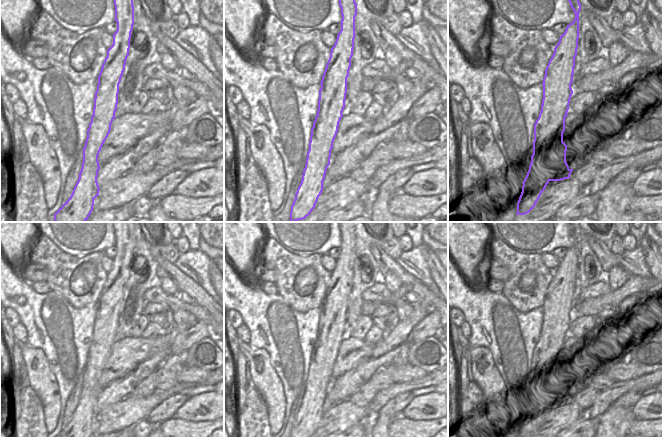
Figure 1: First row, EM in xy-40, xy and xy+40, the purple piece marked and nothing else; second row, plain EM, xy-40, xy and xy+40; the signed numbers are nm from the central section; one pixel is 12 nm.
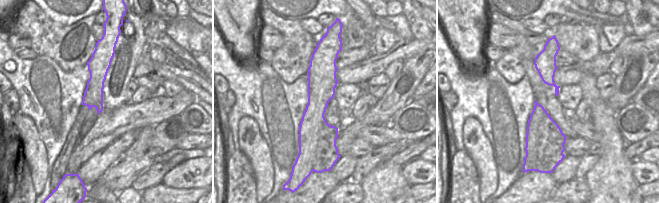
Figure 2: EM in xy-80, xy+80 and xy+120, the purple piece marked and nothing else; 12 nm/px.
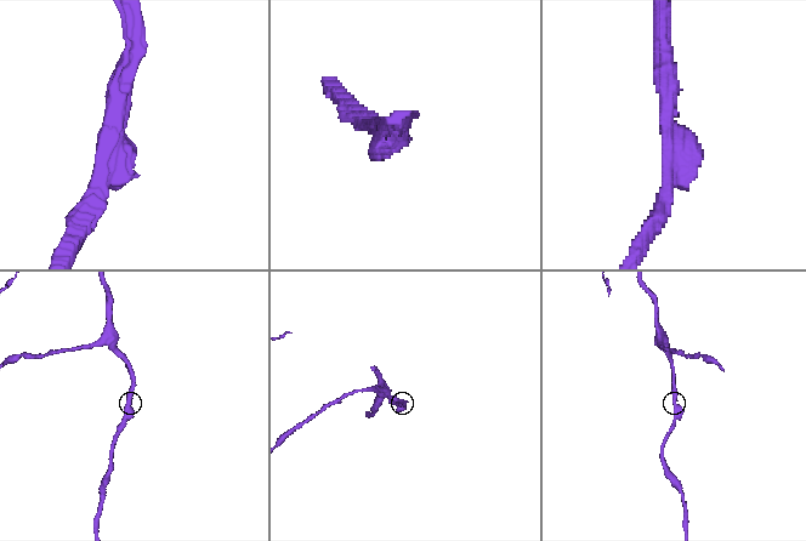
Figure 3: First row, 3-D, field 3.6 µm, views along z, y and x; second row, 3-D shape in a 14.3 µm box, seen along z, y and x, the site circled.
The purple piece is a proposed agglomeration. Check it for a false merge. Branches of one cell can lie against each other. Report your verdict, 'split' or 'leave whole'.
split

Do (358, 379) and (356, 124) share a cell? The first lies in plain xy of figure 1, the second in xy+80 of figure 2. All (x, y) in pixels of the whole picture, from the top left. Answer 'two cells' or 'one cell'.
one cell

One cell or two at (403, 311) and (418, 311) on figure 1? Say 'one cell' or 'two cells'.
two cells

